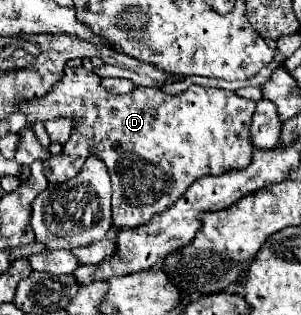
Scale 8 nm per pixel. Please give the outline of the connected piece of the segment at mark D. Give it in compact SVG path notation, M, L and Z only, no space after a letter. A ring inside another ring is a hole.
M67 67L63 79L51 89L49 95L35 101L27 101L25 105L21 105L19 111L25 113L29 121L47 121L57 117L73 119L75 127L69 141L63 145L63 153L45 161L43 173L49 185L55 185L73 179L81 171L89 155L103 159L113 181L113 227L119 229L145 225L155 213L161 213L171 207L199 177L221 175L229 169L245 169L253 159L249 125L255 111L255 103L223 89L191 85L179 95L167 95L161 89L135 87L131 93L113 95L101 87L99 77L95 73L87 73L85 67Z

